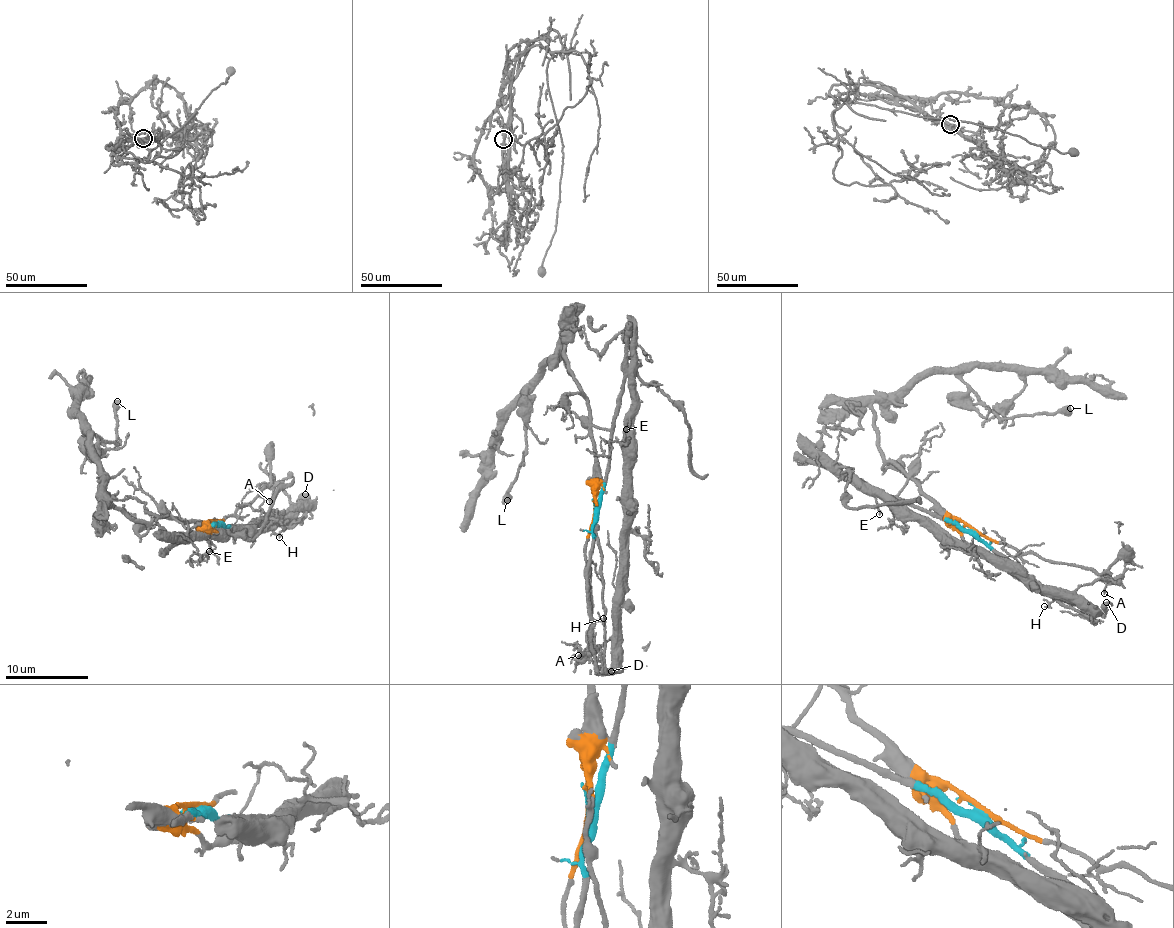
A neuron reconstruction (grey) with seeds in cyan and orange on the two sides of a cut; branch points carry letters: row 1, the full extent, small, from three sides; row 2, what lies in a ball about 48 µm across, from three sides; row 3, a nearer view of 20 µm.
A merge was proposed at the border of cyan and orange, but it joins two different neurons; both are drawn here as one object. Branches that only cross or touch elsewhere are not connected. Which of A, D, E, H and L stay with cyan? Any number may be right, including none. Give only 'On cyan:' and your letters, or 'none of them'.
On cyan: D, H

